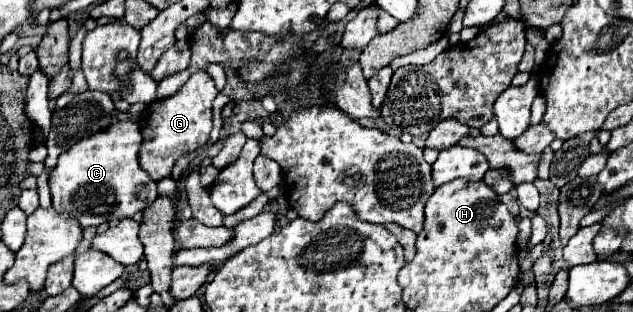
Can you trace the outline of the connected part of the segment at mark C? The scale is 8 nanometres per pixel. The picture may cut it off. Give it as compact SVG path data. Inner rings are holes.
M120 121L114 123L110 129L100 131L96 135L90 135L82 139L82 143L72 145L68 151L64 151L58 157L58 165L50 171L50 193L52 193L52 205L58 211L66 211L68 215L74 215L82 227L98 227L102 223L118 223L124 217L132 217L138 211L144 211L146 205L154 203L158 199L156 183L142 171L138 163L138 151L142 147L142 133L138 123L134 121Z

